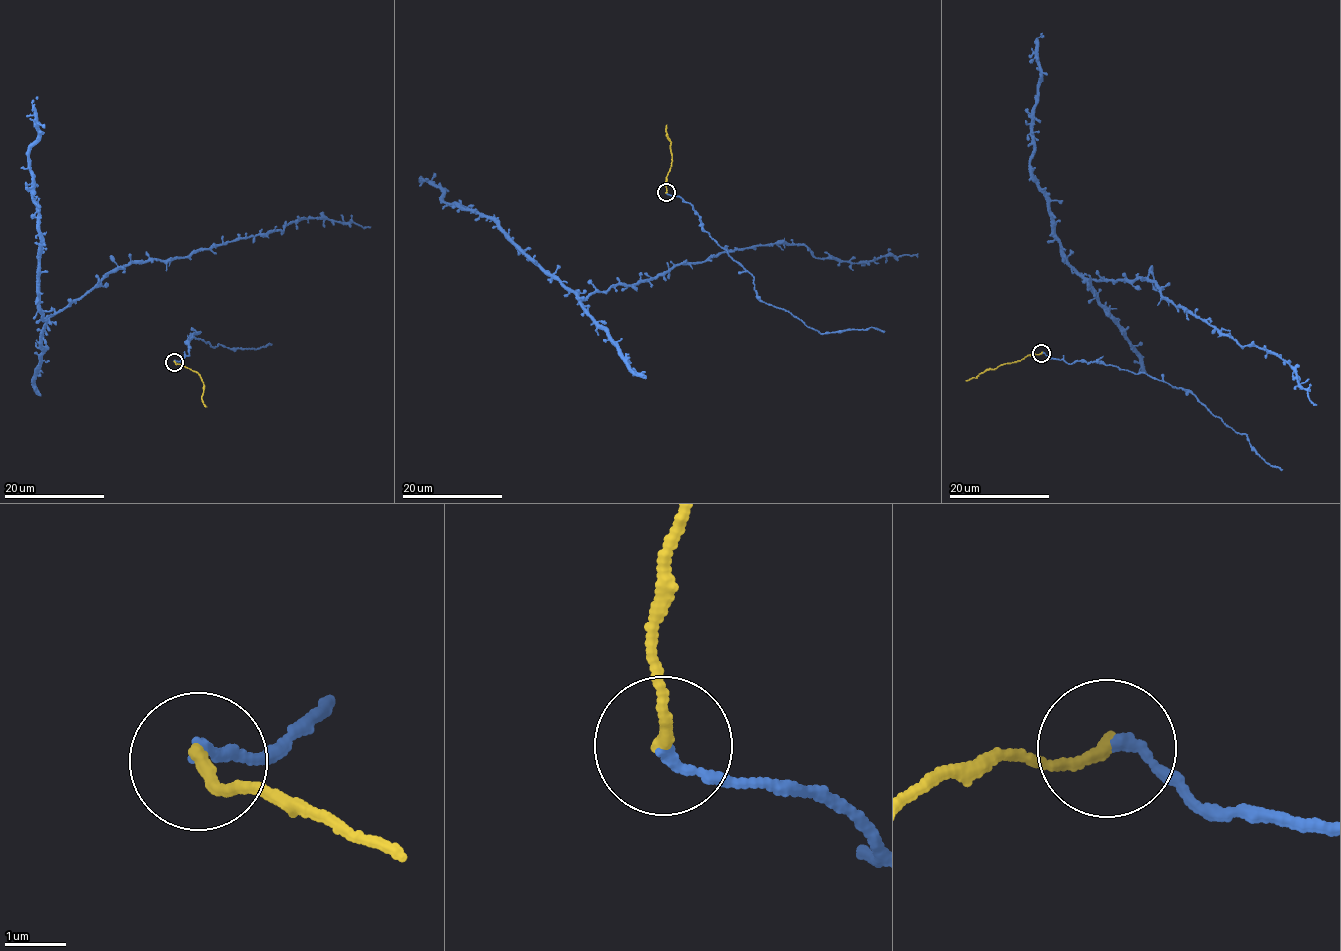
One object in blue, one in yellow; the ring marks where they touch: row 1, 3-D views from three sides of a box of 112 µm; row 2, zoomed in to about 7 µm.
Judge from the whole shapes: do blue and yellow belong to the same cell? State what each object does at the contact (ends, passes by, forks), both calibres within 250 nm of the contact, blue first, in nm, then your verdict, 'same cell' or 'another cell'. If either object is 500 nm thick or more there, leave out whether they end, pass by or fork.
blue ends there; yellow ends there; 160 nm thick on the blue side, 190 nm on the other; same cell

